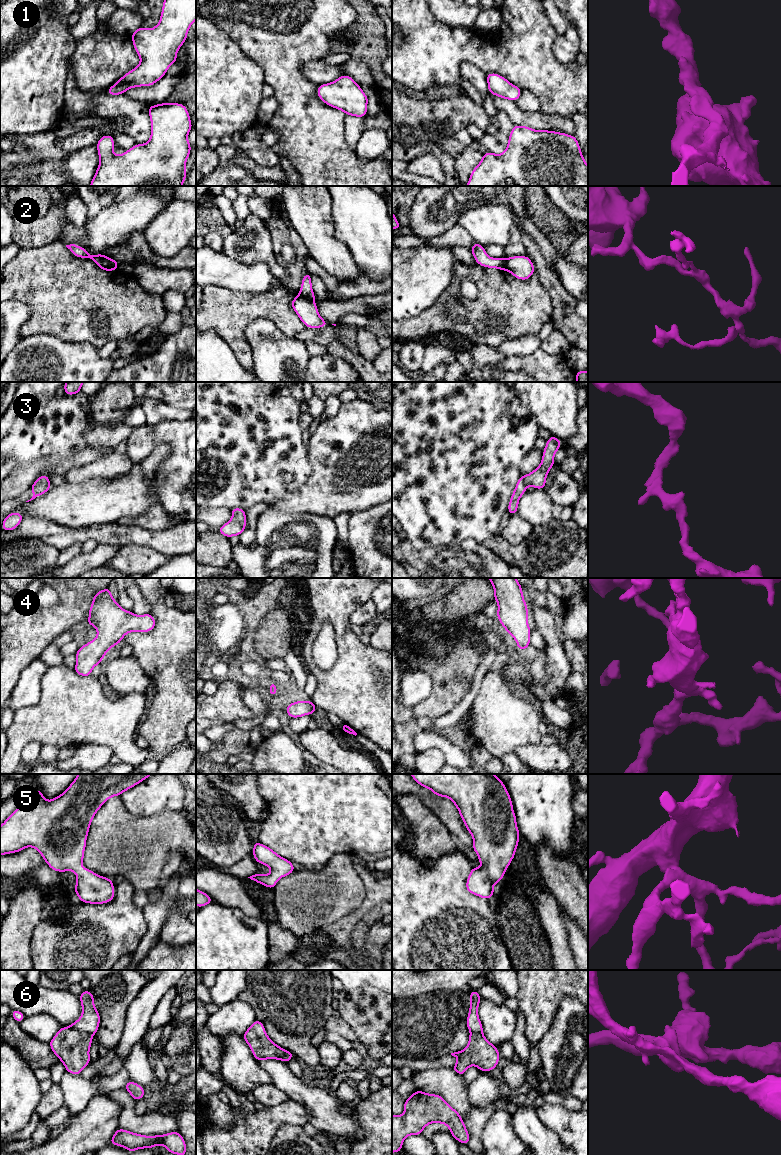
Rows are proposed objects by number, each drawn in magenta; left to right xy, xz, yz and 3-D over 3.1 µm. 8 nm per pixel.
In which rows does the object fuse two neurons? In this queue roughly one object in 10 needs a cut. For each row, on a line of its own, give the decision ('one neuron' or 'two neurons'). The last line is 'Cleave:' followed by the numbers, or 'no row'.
1: one neuron
2: two neurons
3: one neuron
4: one neuron
5: one neuron
6: two neurons
Cleave: 2, 6

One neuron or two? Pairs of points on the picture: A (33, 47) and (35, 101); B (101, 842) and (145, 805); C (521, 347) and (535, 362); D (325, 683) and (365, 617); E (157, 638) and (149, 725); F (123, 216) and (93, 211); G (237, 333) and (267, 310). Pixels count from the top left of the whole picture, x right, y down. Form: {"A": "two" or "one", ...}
{"A": "one", "B": "two", "C": "two", "D": "two", "E": "one", "F": "two", "G": "one"}

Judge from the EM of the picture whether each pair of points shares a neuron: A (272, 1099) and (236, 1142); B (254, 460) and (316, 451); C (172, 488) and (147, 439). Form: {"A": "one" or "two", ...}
{"A": "two", "B": "two", "C": "two"}

